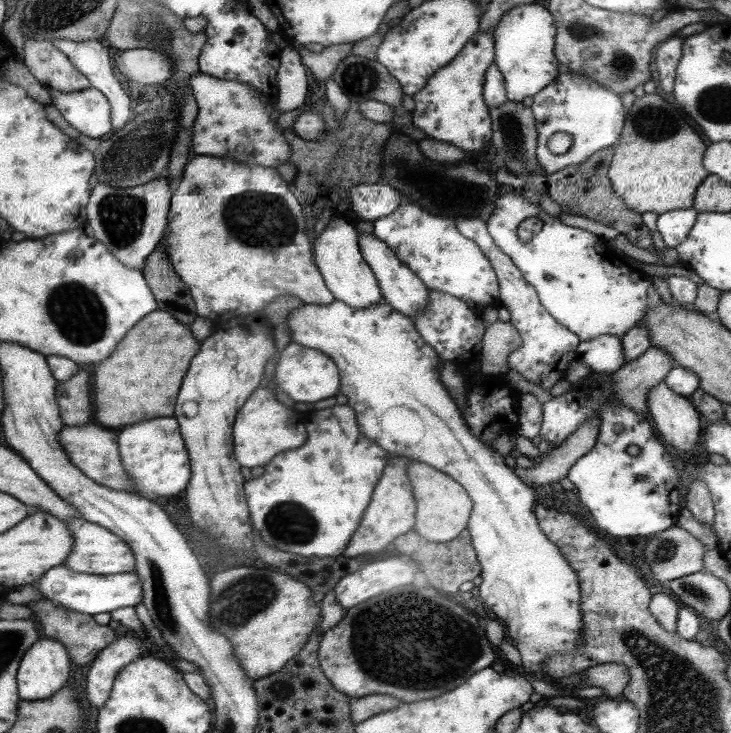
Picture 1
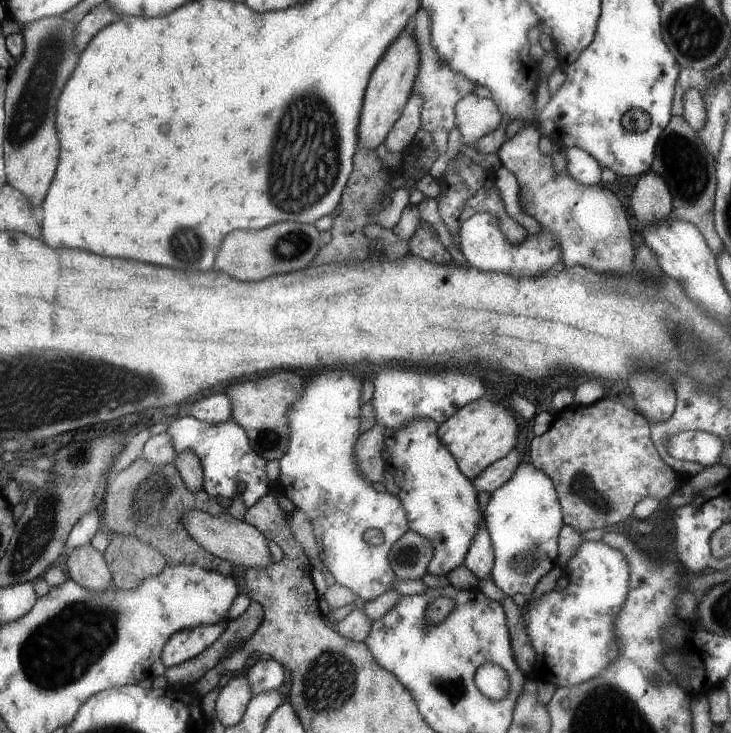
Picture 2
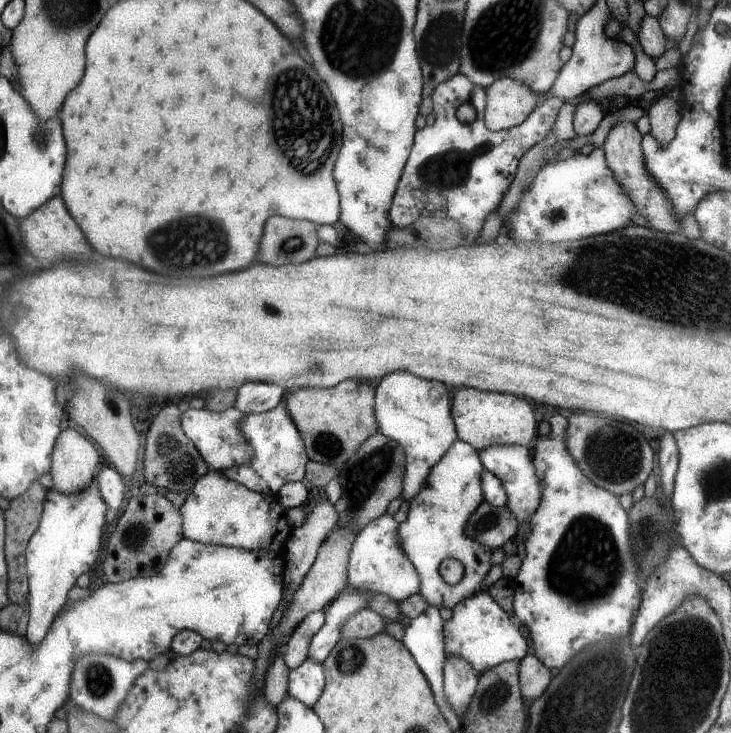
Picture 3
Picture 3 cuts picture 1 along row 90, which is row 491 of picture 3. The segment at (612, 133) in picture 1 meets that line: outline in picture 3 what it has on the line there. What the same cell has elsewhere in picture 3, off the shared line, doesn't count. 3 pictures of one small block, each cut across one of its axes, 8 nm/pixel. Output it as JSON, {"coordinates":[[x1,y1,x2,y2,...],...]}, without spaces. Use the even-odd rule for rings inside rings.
{"coordinates":[[559,414,551,416,547,420,549,428,551,428,551,434,547,434,547,438,537,438,535,442,535,476,539,478,539,490,541,490,541,500,539,500,539,506,537,510,531,514,529,518,529,536,525,538,523,542,523,548,525,548,525,556,523,556,523,562,517,570,517,574,513,576,513,620,517,620,517,624,527,632,527,638,529,638,529,644,533,646,535,650,535,658,547,668,547,670,553,670,553,668,561,668,565,662,571,662,571,658,575,654,579,654,587,644,593,644,597,640,601,640,603,636,617,636,617,638,623,638,625,634,631,634,631,612,635,610,635,606,639,604,641,606,641,596,643,596,643,588,639,586,639,562,633,554,633,548,631,548,631,538,629,538,629,520,627,520,627,510,621,508,619,504,619,498,615,498,611,492,603,490,603,488,597,488,593,486,583,474,581,470,571,462,565,446,563,446,563,432,567,428,567,420]]}

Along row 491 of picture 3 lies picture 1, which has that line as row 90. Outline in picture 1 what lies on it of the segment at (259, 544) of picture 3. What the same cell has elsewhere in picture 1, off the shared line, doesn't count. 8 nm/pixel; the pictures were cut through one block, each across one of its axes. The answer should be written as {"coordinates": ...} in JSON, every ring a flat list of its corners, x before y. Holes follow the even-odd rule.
{"coordinates":[[195,74,189,80,189,92,197,104,197,118,193,122,193,148,197,156,213,158,233,158,233,162,279,166,289,160,289,144,283,140,281,130,275,126,273,106,263,106,257,96,233,80,219,80,207,74]]}

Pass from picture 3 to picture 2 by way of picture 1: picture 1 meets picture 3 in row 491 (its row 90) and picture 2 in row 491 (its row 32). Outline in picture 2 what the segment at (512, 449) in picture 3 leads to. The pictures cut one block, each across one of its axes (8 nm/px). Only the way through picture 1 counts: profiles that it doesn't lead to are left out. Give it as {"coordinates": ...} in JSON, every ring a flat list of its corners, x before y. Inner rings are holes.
{"coordinates":[[521,462,511,478,491,494,483,508,483,520,493,544,493,566,489,578,505,592,505,596,519,592,529,598,539,578,551,572,557,564,557,534,563,526,563,512,553,482,543,470],[525,556,535,558,535,568,529,574,521,574,515,568,515,562]]}

